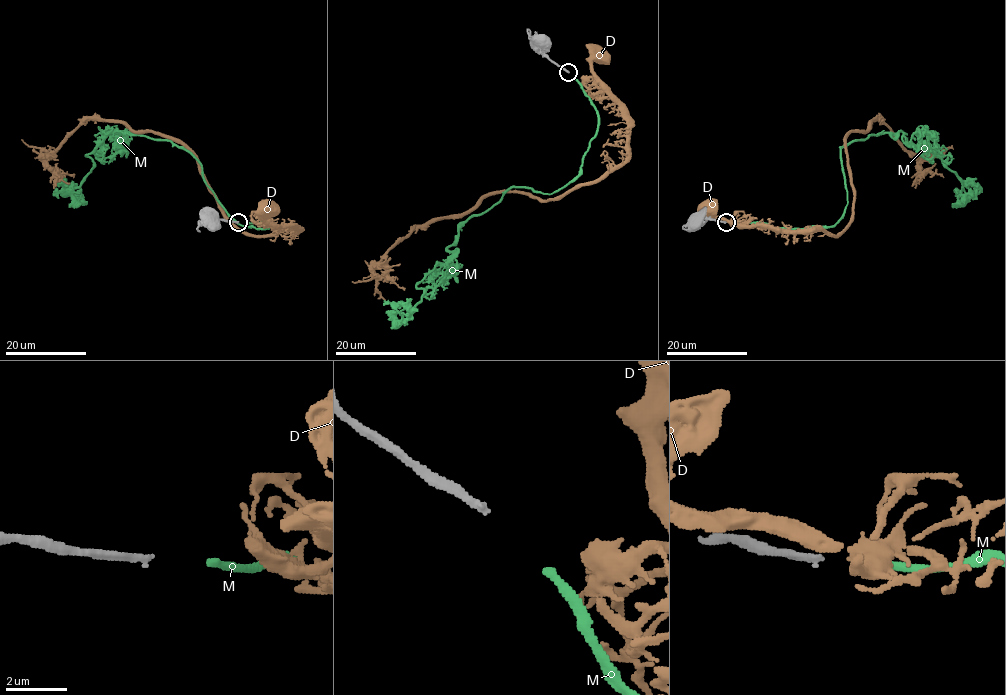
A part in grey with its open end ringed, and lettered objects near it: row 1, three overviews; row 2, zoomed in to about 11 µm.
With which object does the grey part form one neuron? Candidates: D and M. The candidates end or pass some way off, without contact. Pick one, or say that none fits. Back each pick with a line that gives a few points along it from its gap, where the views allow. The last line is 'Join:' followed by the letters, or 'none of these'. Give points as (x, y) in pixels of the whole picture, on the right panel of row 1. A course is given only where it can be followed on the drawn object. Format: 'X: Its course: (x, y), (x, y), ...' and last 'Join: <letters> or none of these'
M: Its course: (733, 222), (833, 226), (841, 148), (882, 133), (918, 133), (962, 202), (964, 182)
Join: M

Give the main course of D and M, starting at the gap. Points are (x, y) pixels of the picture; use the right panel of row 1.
D: (731, 220), (730, 223), (711, 217), (708, 207)
M: (733, 222), (833, 226), (841, 148), (882, 133), (918, 133), (962, 202), (964, 182)

